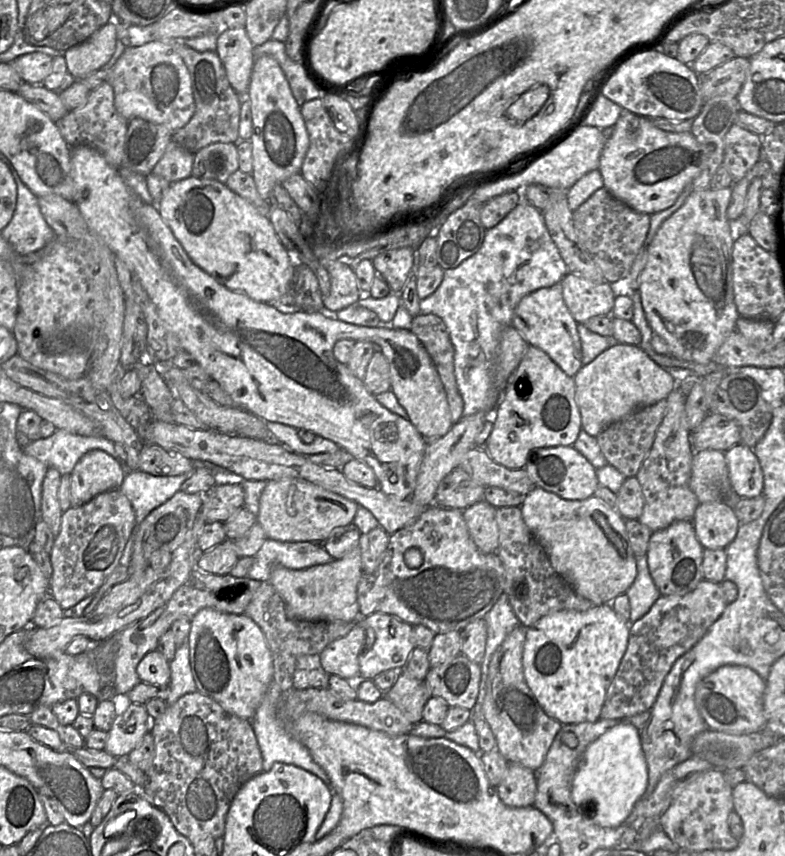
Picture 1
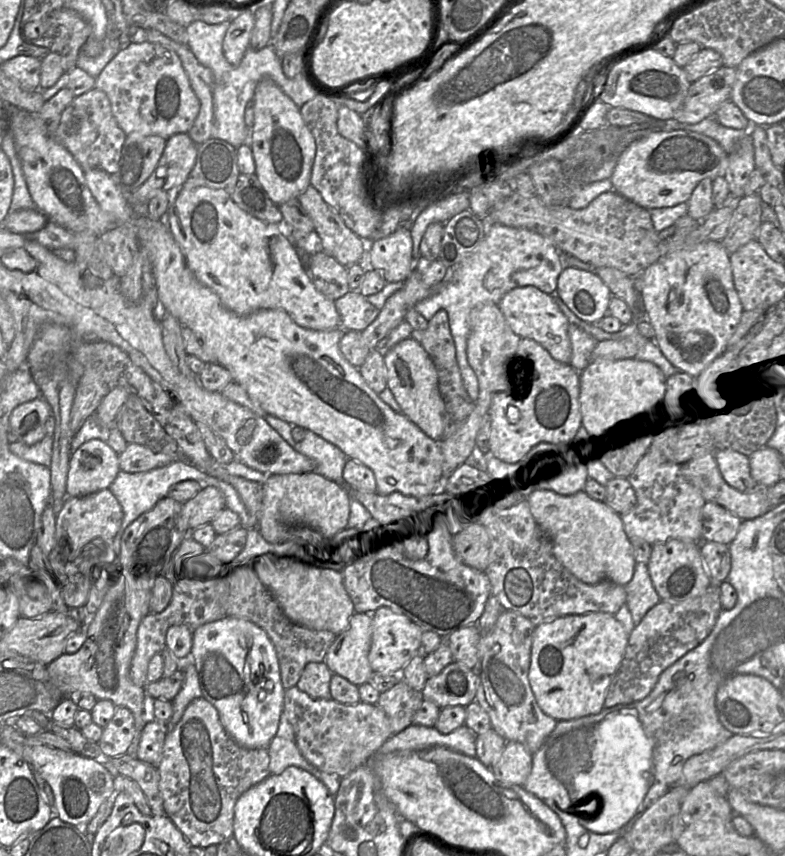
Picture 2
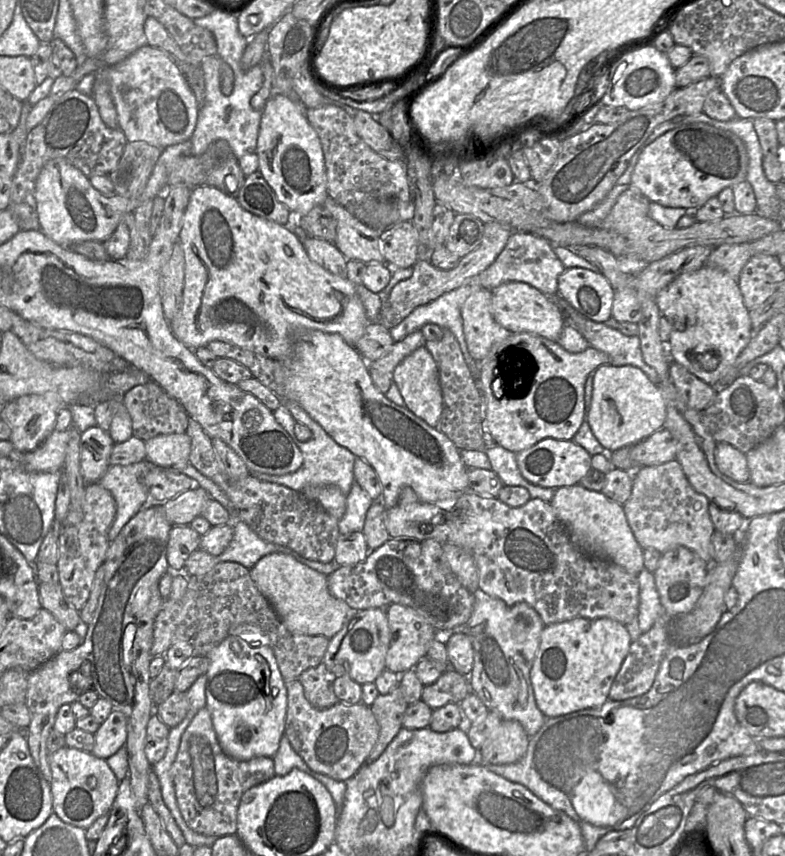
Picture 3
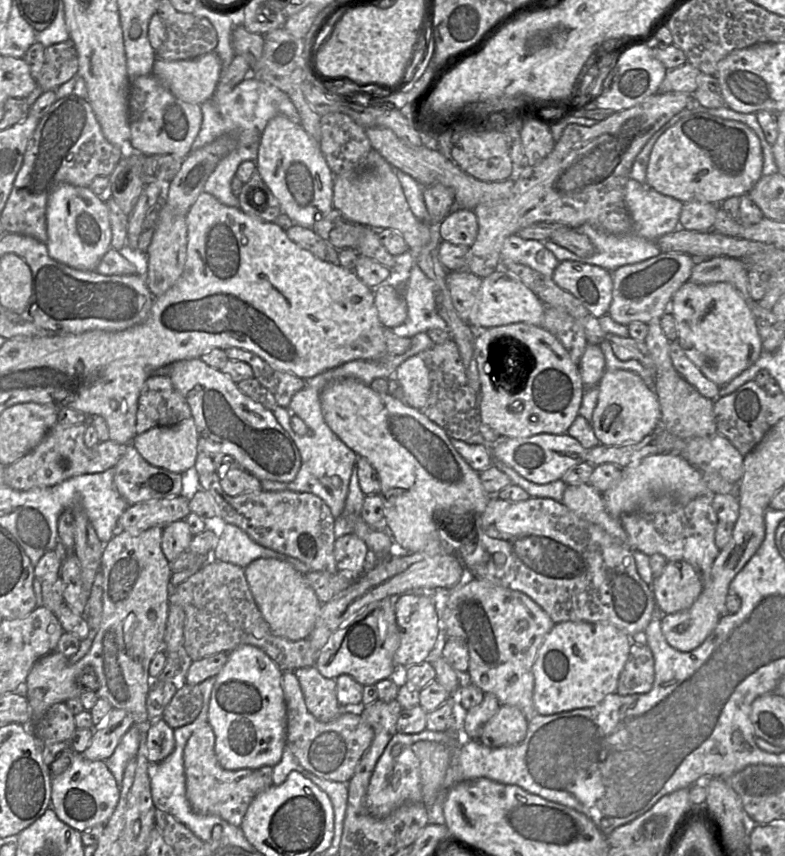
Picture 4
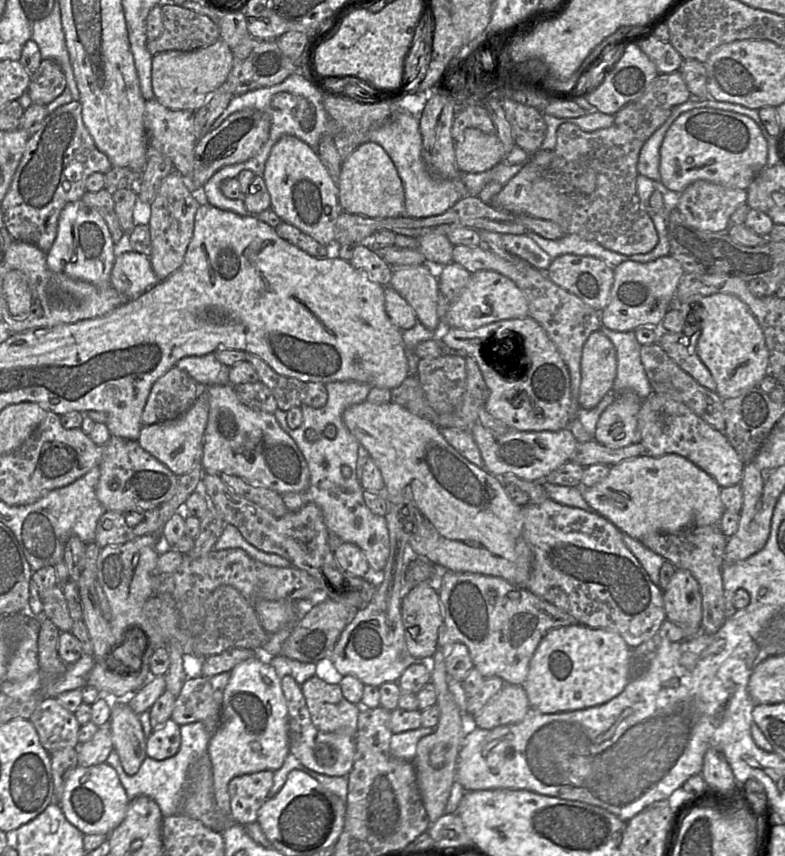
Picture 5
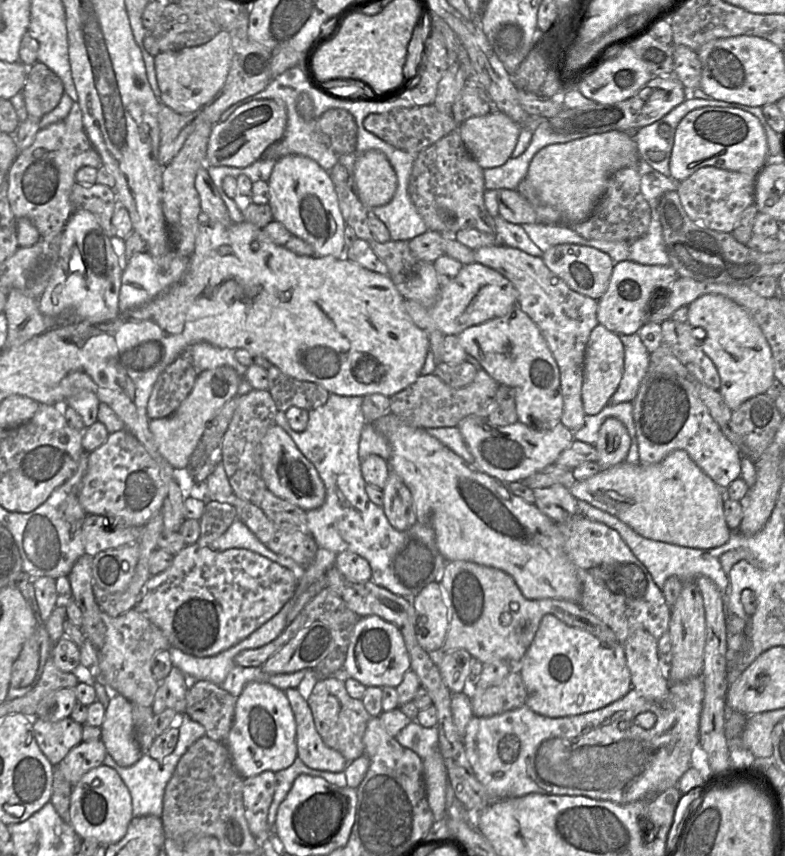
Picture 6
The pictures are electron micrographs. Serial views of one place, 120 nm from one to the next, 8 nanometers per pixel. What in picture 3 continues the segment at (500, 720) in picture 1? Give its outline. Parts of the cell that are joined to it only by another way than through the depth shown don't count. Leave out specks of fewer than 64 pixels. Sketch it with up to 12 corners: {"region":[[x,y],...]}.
{"region":[[481,590],[463,629],[471,690],[532,737],[530,679],[546,625]]}

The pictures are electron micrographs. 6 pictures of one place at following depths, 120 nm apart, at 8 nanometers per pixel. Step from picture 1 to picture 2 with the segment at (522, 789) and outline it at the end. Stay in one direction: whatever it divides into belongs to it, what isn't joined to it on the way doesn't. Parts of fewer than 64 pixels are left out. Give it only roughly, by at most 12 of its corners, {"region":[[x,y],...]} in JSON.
{"region":[[506,741],[490,769],[498,781],[523,787],[532,755]]}

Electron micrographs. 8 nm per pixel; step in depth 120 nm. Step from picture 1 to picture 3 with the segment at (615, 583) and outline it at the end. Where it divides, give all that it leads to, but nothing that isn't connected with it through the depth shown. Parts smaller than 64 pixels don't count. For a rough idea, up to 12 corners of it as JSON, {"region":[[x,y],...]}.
{"region":[[576,484],[550,505],[583,553],[645,569],[621,504]]}

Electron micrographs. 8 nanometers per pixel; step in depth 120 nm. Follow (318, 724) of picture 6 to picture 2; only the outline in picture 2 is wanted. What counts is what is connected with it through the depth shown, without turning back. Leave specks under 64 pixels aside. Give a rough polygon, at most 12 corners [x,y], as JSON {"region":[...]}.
{"region":[[324,661],[305,666],[296,686],[314,699],[331,699]]}

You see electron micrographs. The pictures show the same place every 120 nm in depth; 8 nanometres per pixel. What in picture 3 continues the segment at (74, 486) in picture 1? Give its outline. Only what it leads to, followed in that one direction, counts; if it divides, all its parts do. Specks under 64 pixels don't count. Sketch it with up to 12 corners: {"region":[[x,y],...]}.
{"region":[[98,426],[81,433],[86,484],[105,475],[113,446]]}

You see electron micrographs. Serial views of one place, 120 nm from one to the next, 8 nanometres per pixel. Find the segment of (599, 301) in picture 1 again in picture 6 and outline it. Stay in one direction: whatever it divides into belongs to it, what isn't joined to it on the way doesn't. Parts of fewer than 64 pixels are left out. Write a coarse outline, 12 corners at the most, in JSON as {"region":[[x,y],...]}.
{"region":[[557,244],[548,269],[573,291],[599,300],[614,261],[595,248]]}

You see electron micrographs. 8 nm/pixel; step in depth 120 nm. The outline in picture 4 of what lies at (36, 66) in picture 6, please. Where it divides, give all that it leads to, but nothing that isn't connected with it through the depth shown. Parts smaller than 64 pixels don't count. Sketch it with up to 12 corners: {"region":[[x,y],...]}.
{"region":[[73,41],[45,48],[35,78],[56,90],[78,74]]}

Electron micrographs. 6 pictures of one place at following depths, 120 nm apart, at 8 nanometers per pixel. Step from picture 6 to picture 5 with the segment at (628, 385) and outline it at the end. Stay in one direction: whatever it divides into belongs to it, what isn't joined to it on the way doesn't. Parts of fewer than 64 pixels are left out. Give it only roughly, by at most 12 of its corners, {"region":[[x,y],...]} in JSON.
{"region":[[601,325],[613,343],[617,371],[612,393],[653,394],[634,331]]}

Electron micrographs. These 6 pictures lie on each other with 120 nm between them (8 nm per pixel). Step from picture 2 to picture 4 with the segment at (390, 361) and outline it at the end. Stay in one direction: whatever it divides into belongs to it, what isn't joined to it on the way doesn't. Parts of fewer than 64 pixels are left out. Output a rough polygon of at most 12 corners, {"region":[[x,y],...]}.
{"region":[[420,355],[394,374],[404,402],[422,410],[430,394],[429,371]]}

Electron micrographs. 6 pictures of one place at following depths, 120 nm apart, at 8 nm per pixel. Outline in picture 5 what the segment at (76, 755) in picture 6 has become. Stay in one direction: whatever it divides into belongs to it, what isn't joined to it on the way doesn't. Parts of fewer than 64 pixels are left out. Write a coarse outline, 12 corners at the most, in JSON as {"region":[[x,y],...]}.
{"region":[[108,724],[77,747],[78,766],[104,763],[113,750]]}

